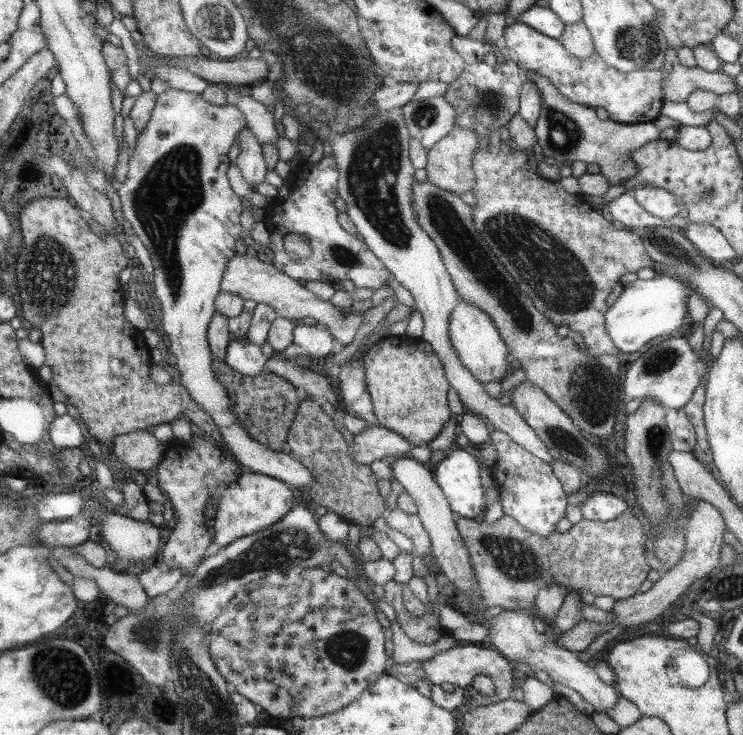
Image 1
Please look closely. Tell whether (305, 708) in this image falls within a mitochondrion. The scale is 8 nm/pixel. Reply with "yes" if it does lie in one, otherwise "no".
no

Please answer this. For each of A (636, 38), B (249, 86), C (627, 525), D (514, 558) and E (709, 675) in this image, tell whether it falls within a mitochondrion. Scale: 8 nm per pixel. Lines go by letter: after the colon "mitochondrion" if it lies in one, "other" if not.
A: mitochondrion
B: other
C: other
D: mitochondrion
E: other

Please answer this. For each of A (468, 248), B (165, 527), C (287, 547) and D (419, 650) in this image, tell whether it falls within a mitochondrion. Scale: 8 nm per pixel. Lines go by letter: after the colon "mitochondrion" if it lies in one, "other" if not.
A: mitochondrion
B: other
C: mitochondrion
D: other

